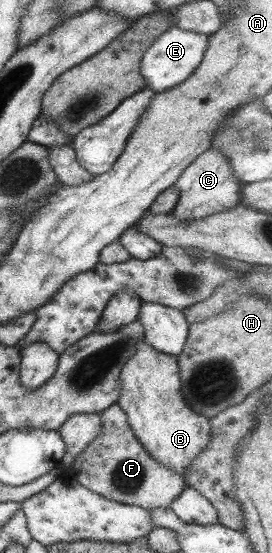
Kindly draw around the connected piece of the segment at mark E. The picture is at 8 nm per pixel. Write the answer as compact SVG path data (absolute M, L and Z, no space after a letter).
M171 26L160 34L148 47L147 52L141 57L139 66L141 76L146 80L146 86L154 93L169 90L177 86L199 66L205 55L210 35L183 30Z

